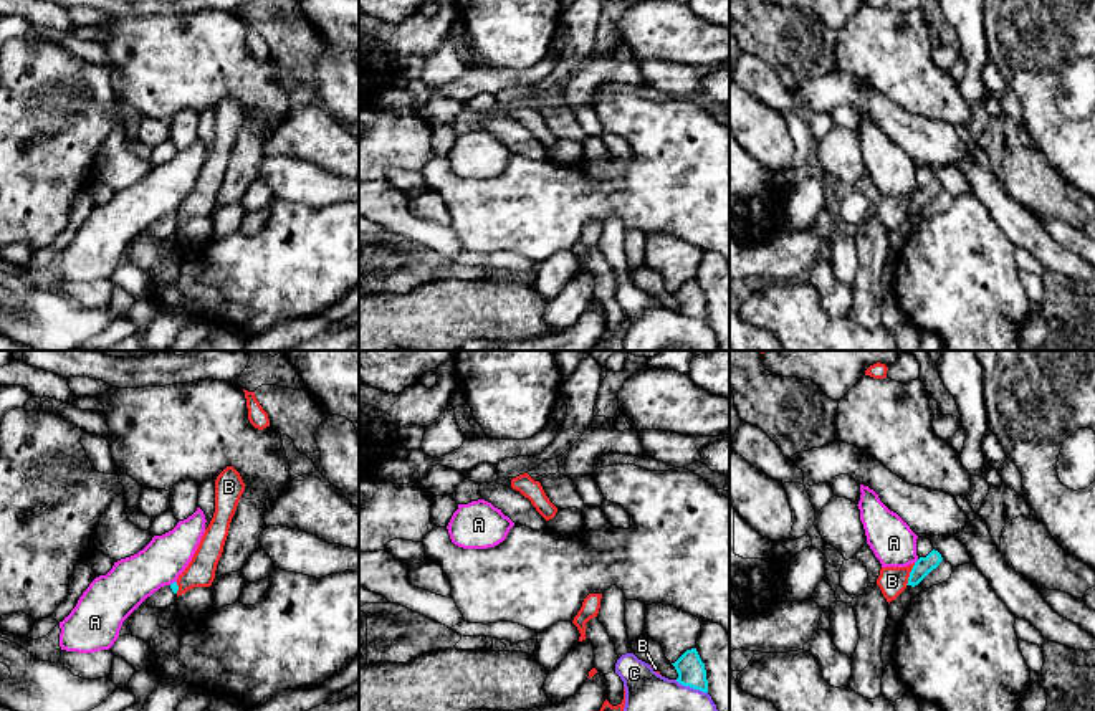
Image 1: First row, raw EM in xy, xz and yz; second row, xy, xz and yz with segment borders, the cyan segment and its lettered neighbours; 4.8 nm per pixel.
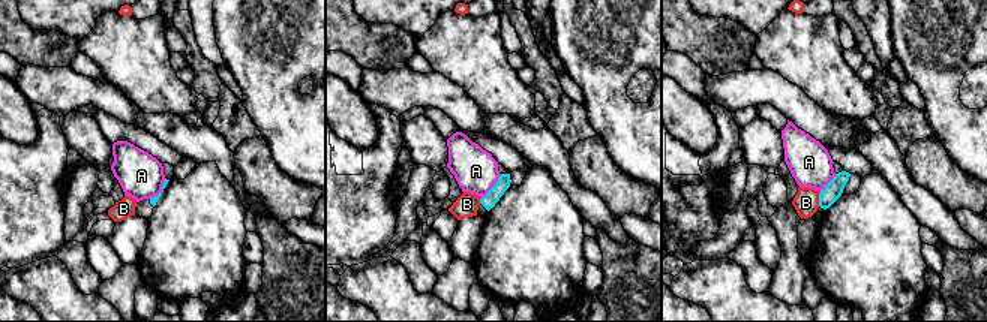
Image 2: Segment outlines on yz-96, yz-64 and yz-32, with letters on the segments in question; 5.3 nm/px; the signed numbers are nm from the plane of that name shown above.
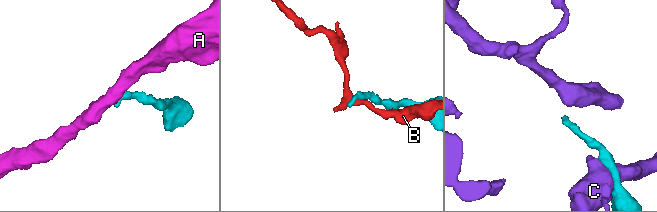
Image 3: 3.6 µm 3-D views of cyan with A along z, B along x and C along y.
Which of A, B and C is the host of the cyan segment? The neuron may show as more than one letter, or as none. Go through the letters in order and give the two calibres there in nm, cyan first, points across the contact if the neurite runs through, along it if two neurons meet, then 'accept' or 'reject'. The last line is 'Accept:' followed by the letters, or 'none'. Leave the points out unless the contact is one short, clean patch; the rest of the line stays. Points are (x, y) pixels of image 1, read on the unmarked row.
A: 90/220 nm | along yz (918, 189), (915, 192) | reject
B: 90/140 nm | along yz (915, 192), (905, 214) | reject
C: 140/380 nm | reject
Accept: none

